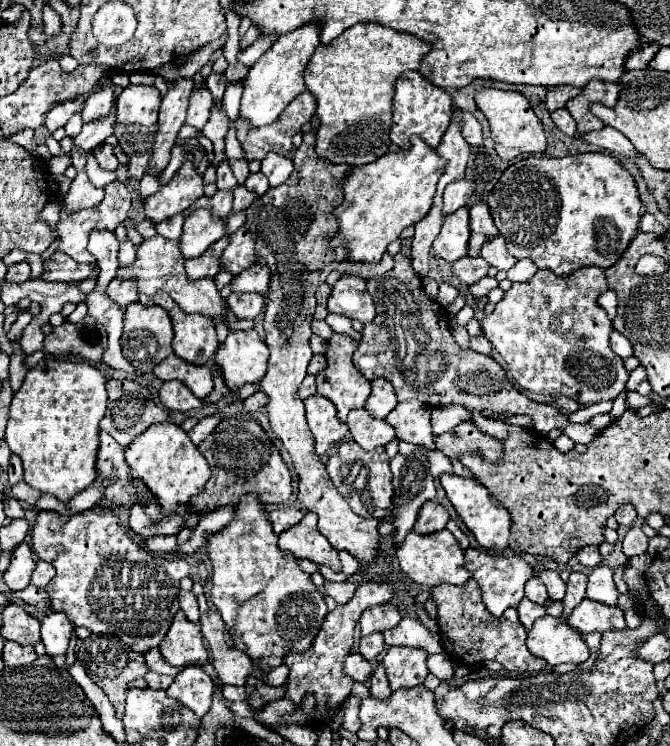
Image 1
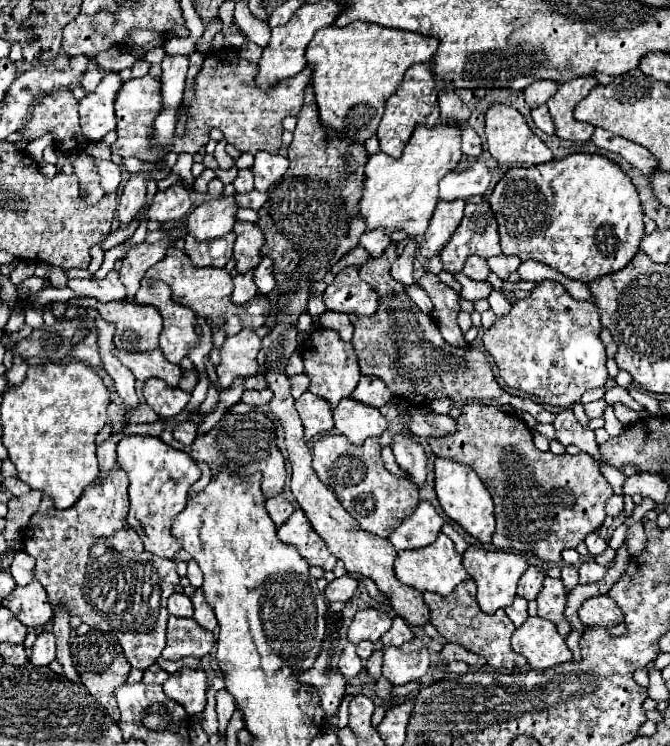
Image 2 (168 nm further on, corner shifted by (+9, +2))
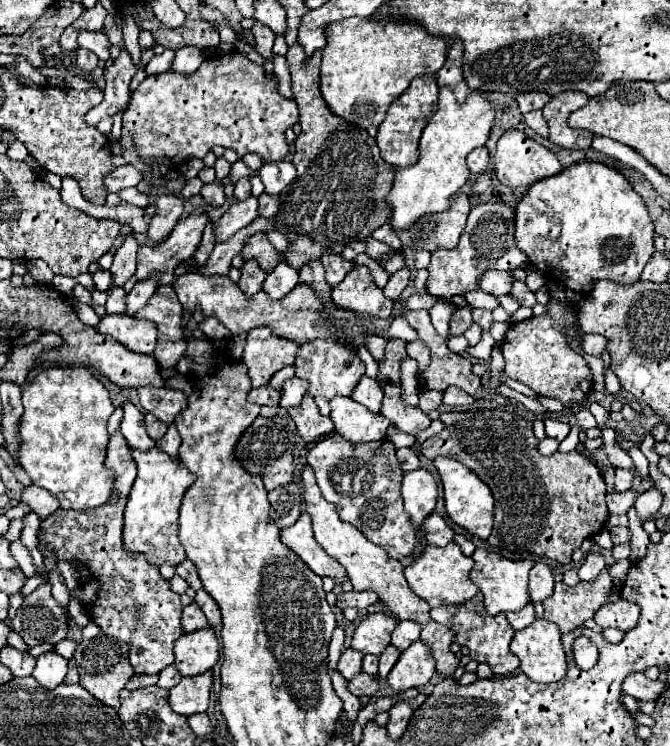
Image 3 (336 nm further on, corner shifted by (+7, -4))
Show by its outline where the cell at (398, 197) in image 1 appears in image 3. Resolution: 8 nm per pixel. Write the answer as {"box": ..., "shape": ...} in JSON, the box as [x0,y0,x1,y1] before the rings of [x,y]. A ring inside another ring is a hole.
{"box":[387,88,493,230],"shape":[[[449,88],[439,92],[439,110],[427,122],[419,140],[419,160],[407,168],[397,168],[393,186],[387,194],[387,206],[391,208],[389,226],[393,230],[409,230],[421,216],[433,212],[447,212],[449,198],[469,178],[465,164],[467,154],[487,142],[493,126],[493,106],[487,94],[475,90],[467,96],[465,104],[459,106]]]}

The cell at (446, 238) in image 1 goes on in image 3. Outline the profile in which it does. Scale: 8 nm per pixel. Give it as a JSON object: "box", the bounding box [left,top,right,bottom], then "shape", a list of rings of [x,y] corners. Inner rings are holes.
{"box":[409,192,469,252],"shape":[[[463,192],[451,196],[451,208],[443,214],[423,216],[409,232],[415,250],[435,252],[439,248],[455,248],[461,232],[465,230],[469,214],[469,198]]]}

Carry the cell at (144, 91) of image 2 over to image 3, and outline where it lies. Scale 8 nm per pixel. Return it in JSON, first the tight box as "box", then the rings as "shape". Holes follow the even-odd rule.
{"box":[123,51,299,168],"shape":[[[237,51],[203,60],[199,70],[189,76],[179,76],[175,72],[147,76],[131,96],[133,98],[123,112],[123,128],[133,136],[135,152],[147,166],[151,166],[151,158],[157,164],[169,160],[169,168],[187,158],[203,158],[215,144],[235,150],[239,158],[253,152],[259,154],[265,162],[275,162],[285,158],[289,152],[285,130],[299,120],[295,100],[279,94],[277,76],[267,76],[263,66],[257,66]]]}

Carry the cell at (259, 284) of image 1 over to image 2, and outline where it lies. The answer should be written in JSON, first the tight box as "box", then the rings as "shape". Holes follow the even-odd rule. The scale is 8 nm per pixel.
{"box":[255,258,275,294],"shape":[[[263,258],[261,264],[255,268],[255,284],[259,288],[259,294],[267,294],[275,288],[275,278],[273,278],[273,260]]]}

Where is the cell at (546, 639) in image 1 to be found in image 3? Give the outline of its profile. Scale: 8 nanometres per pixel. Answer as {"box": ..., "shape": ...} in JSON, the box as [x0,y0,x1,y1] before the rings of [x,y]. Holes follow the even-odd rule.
{"box":[511,620,565,682],"shape":[[[535,620],[531,626],[515,632],[511,642],[511,652],[521,660],[521,672],[533,682],[559,682],[565,676],[565,650],[561,644],[561,632],[553,622]]]}

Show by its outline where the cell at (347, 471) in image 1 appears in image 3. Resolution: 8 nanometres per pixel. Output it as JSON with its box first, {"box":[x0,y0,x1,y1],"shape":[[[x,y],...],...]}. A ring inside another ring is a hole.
{"box":[307,434,415,560],"shape":[[[331,434],[309,448],[307,464],[317,476],[321,494],[335,504],[341,520],[351,522],[371,542],[387,550],[391,558],[403,560],[403,556],[413,550],[415,530],[411,528],[411,520],[407,520],[407,512],[403,508],[403,498],[399,492],[403,472],[399,470],[393,442],[379,440],[351,444],[339,434]]]}

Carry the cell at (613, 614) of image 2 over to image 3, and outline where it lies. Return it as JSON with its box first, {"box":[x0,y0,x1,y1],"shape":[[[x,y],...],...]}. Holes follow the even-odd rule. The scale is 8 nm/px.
{"box":[593,600,639,632],"shape":[[[625,600],[603,604],[603,608],[599,608],[593,618],[601,628],[617,628],[621,632],[629,632],[639,620],[639,606]]]}

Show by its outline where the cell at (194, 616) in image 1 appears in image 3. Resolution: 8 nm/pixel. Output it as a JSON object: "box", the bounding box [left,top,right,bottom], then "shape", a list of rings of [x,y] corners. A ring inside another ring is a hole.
{"box":[181,602,209,632],"shape":[[[191,602],[189,606],[183,608],[183,614],[181,614],[181,628],[183,628],[183,632],[201,630],[205,626],[209,626],[207,620],[205,620],[205,614],[195,606],[195,602]]]}

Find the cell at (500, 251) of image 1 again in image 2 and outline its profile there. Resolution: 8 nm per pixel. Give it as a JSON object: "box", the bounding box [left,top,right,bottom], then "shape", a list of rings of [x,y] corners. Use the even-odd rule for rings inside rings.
{"box":[487,254,521,282],"shape":[[[505,254],[493,256],[493,258],[489,258],[487,262],[489,262],[491,272],[495,272],[503,282],[505,282],[505,280],[509,278],[509,274],[515,272],[515,270],[519,268],[519,264],[521,264],[521,260],[519,260],[517,256],[505,256]]]}

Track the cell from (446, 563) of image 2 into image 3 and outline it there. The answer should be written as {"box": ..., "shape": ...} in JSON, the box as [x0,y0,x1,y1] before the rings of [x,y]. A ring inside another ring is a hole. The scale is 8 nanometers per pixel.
{"box":[405,542,477,606],"shape":[[[449,542],[445,548],[433,546],[427,548],[411,566],[405,568],[405,578],[411,590],[429,602],[429,606],[441,604],[461,604],[477,594],[477,586],[469,580],[469,570],[473,568],[473,560],[463,556],[461,548],[455,542]]]}

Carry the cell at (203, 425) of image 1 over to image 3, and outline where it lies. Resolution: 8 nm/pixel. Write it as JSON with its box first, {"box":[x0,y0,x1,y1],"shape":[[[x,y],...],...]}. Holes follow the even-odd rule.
{"box":[157,424,181,456],"shape":[[[171,424],[169,426],[169,430],[167,430],[167,434],[157,442],[157,448],[159,450],[163,450],[163,452],[167,452],[169,456],[177,456],[177,450],[179,450],[179,446],[181,446],[181,438],[179,438],[179,432],[177,432],[177,428]]]}

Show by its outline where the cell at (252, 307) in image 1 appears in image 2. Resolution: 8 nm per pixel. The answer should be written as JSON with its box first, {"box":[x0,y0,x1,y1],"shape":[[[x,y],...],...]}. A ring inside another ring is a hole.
{"box":[233,270,257,306],"shape":[[[253,270],[245,272],[245,274],[237,274],[233,278],[233,284],[235,284],[235,290],[233,290],[233,304],[241,306],[241,304],[247,304],[251,298],[257,296],[257,286],[253,282]]]}

